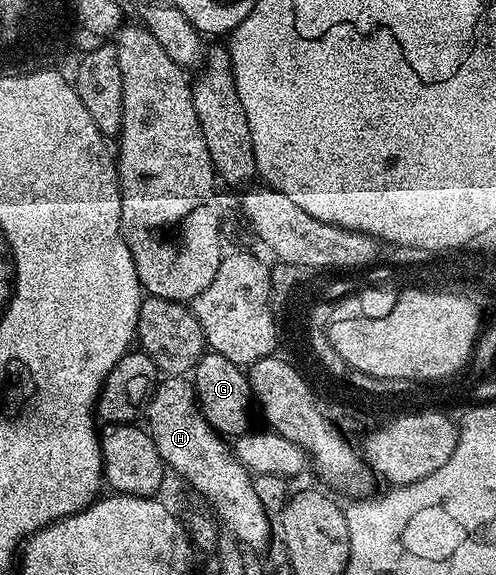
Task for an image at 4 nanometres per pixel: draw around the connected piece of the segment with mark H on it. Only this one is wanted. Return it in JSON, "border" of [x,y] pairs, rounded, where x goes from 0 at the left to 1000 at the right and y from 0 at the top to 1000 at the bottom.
{"border":[[[343,654],[325,659],[315,677],[306,680],[306,692],[294,711],[296,750],[306,755],[310,776],[319,776],[319,790],[331,798],[333,809],[347,814],[427,882],[425,896],[440,906],[442,917],[460,923],[484,950],[498,950],[518,957],[530,955],[530,946],[540,939],[540,906],[544,896],[530,883],[528,875],[514,859],[510,823],[502,821],[456,774],[454,760],[433,751],[423,734],[403,718],[403,706],[395,699],[395,673],[385,659],[371,654]]]}

